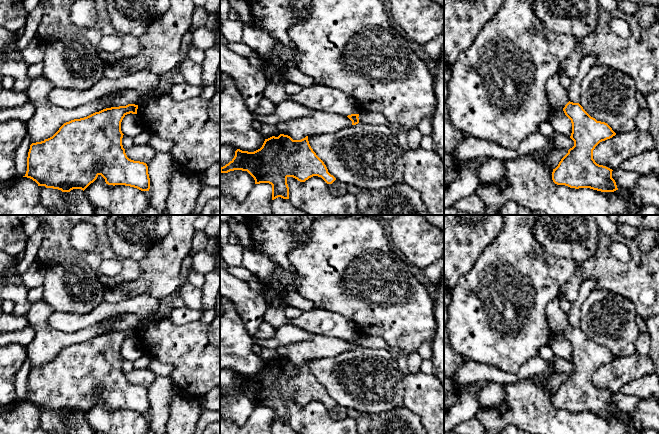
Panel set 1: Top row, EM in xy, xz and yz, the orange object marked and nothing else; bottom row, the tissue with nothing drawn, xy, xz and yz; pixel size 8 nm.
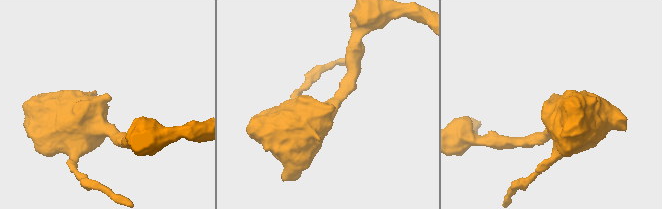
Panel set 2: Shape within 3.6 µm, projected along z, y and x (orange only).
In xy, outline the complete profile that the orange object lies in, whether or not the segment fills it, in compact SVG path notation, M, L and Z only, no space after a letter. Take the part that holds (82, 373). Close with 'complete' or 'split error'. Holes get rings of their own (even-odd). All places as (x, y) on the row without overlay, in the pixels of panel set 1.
M135 328L111 331L87 341L64 347L52 361L30 369L27 381L27 395L23 401L32 403L38 410L58 413L62 416L70 416L73 413L84 415L99 399L105 403L108 409L125 409L141 415L149 415L150 402L147 388L129 383L122 369L124 358L121 355L121 346L127 338L137 338L137 333L138 329Z; complete

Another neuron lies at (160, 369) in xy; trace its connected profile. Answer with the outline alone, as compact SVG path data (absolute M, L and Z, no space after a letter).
M156 358L152 359L147 367L156 377L169 377L172 372L172 366L158 361Z

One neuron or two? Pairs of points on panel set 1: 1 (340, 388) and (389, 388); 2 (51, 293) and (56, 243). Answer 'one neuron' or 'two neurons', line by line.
1: one neuron
2: two neurons

